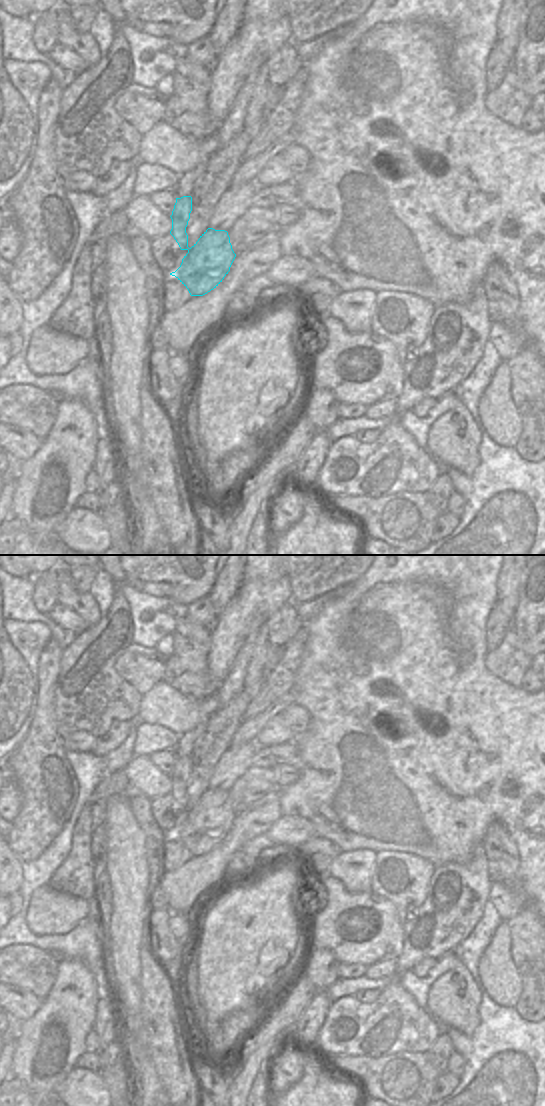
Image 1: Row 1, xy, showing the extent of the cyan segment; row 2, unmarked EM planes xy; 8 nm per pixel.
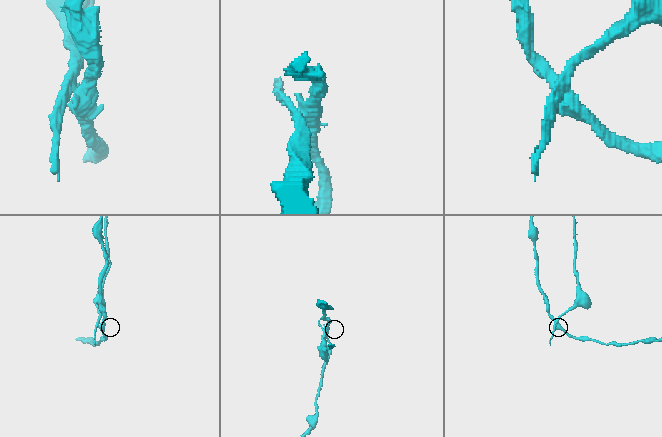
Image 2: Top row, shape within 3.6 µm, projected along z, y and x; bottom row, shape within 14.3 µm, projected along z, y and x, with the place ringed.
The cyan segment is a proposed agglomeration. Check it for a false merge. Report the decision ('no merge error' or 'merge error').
merge error

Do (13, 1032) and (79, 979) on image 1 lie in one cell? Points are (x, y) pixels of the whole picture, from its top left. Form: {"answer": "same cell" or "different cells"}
{"answer": "different cells"}

